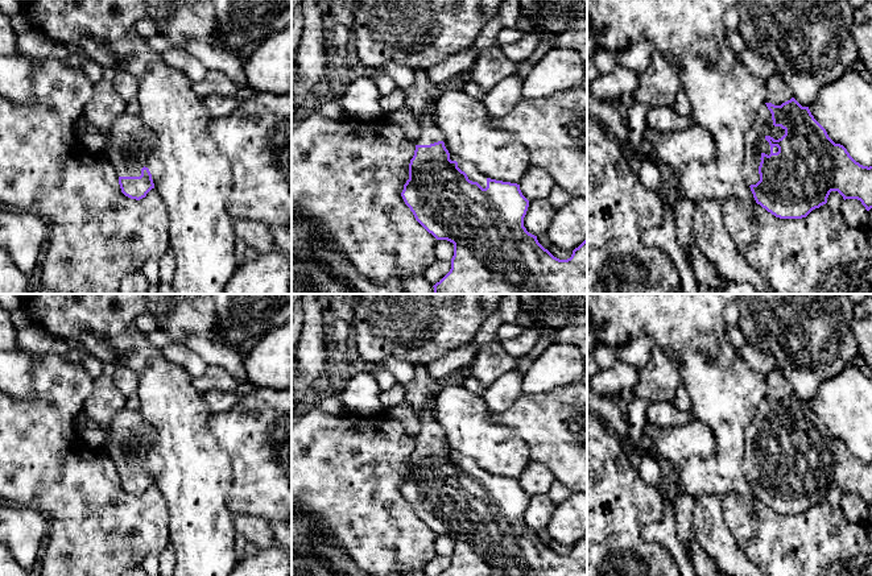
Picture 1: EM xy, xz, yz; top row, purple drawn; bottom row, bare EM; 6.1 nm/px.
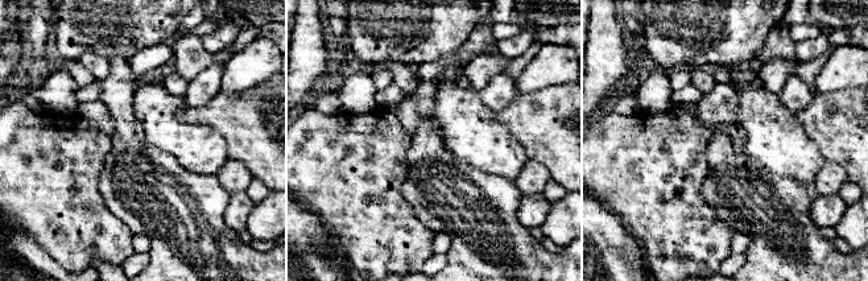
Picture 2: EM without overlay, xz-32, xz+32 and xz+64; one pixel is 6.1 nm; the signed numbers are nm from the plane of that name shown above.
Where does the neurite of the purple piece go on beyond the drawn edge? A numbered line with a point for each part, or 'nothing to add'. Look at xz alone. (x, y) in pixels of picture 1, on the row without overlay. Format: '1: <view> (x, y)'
1: xz (417, 394)

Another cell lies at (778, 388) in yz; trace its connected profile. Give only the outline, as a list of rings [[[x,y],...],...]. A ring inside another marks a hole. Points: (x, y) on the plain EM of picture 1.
[[[774,368],[768,374],[766,398],[781,401],[782,398],[790,395],[792,393],[793,393],[793,389],[786,381],[786,378],[777,368]]]

